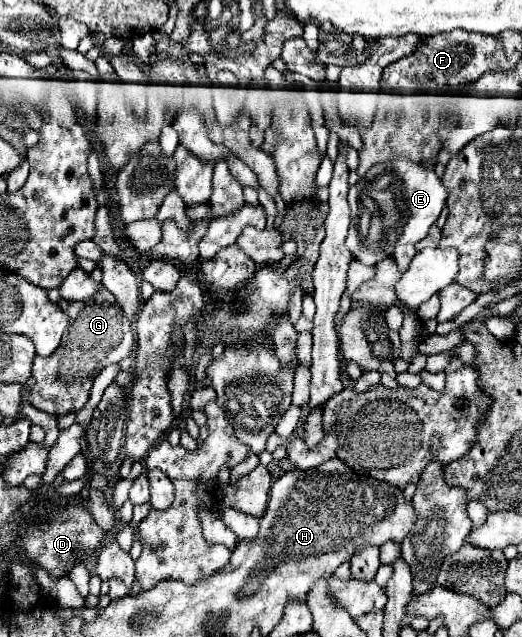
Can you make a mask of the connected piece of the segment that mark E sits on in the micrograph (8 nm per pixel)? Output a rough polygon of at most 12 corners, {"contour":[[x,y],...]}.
{"contour":[[407,159],[349,189],[349,251],[363,265],[421,241],[448,193]]}

